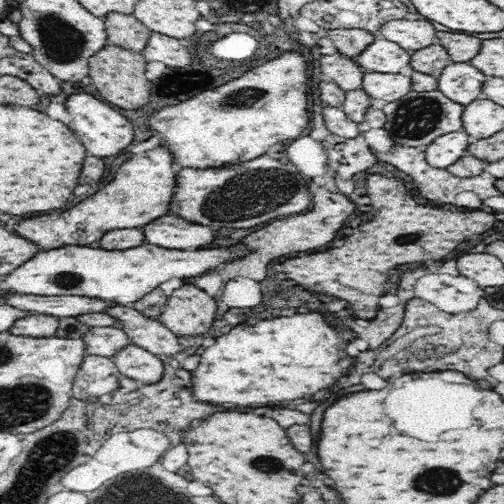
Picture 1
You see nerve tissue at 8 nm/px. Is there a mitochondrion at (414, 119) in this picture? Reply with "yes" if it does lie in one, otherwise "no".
yes

